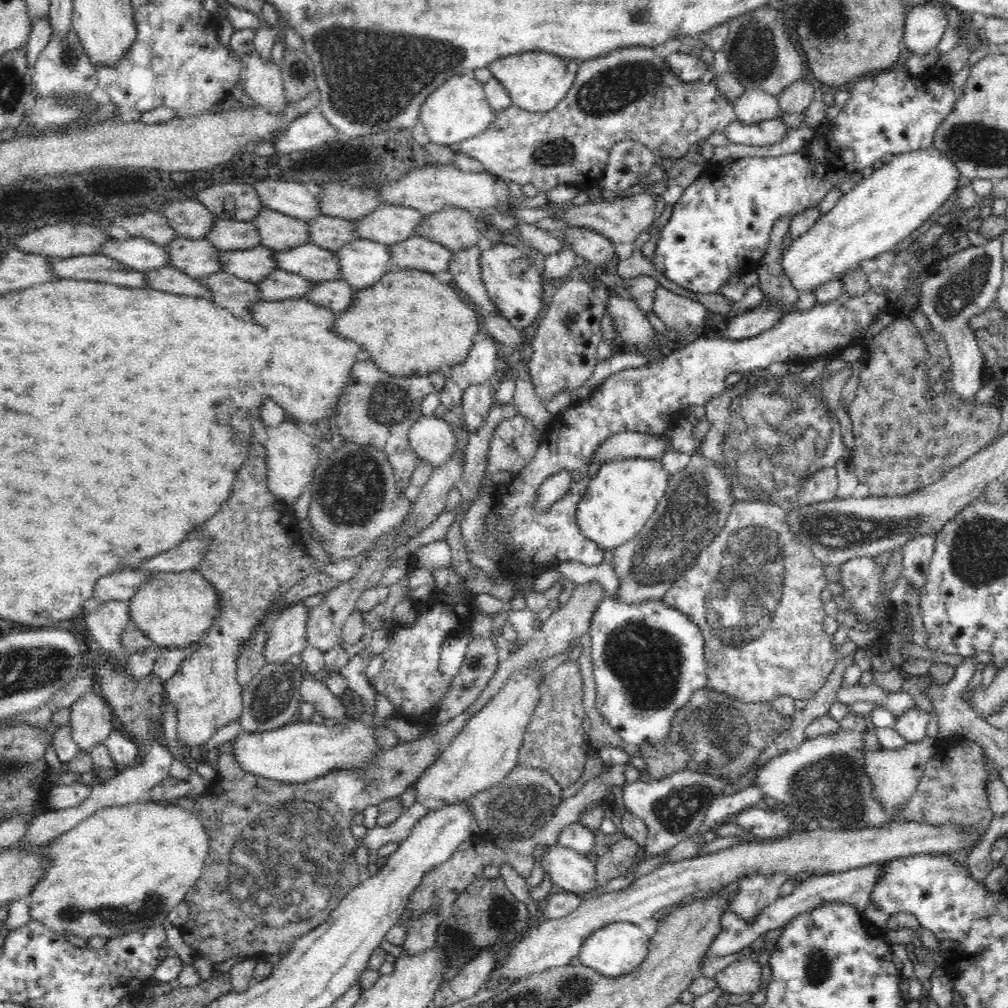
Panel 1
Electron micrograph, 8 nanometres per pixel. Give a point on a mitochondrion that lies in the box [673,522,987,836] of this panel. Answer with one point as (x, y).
(832, 786)

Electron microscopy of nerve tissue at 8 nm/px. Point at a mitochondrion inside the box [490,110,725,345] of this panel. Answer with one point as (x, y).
(556, 152)

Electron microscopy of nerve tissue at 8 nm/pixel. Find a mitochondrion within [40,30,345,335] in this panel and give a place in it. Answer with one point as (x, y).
(67, 52)

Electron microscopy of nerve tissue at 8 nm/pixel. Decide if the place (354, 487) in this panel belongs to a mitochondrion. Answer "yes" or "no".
yes

